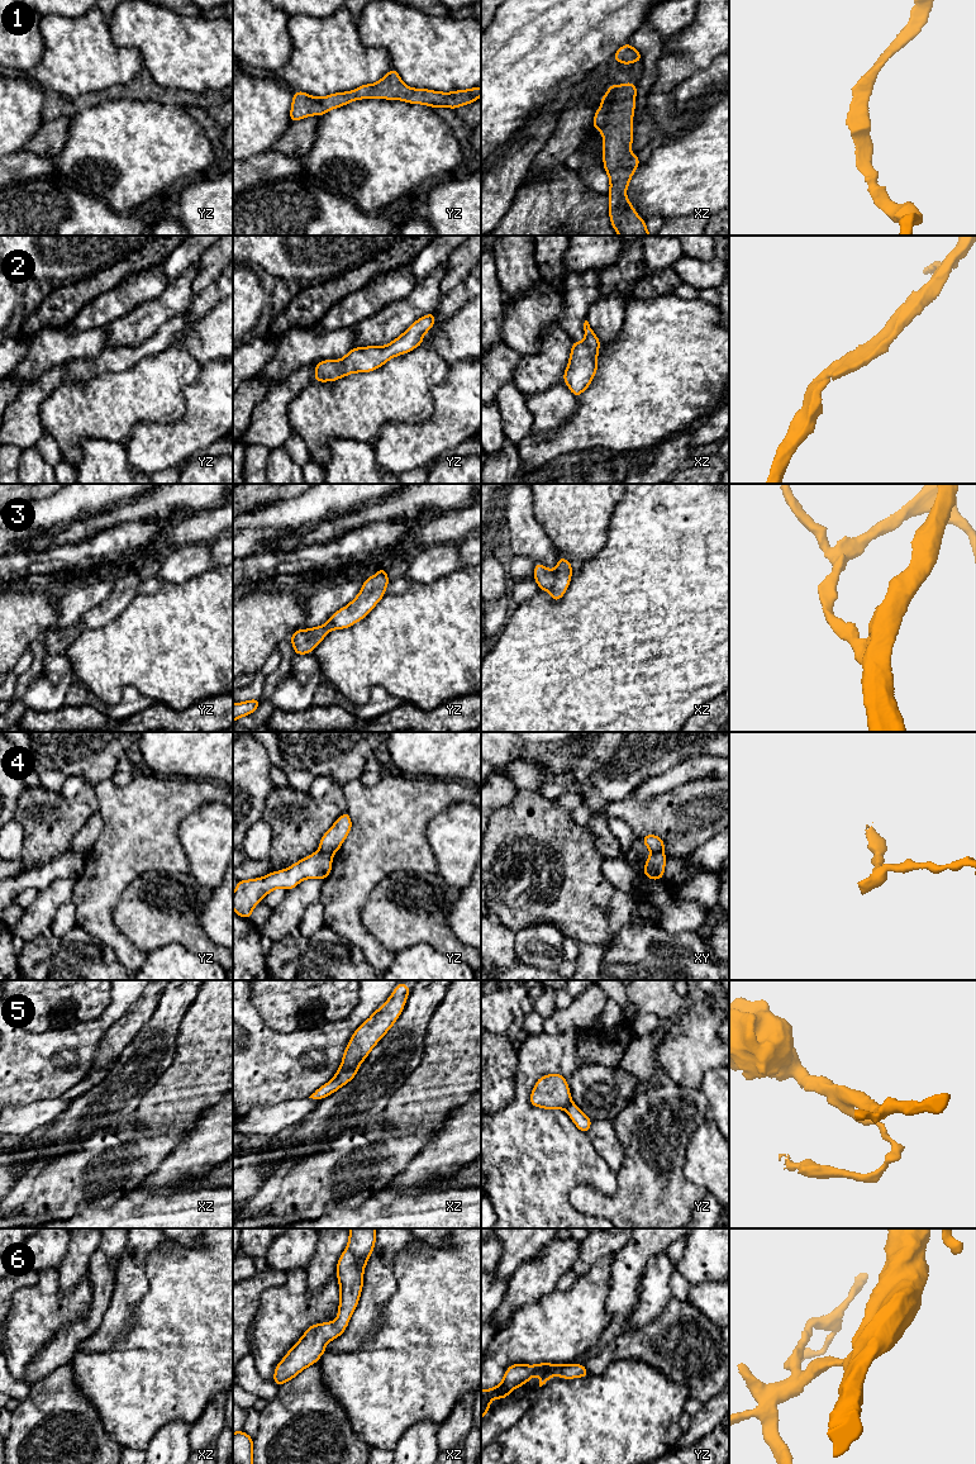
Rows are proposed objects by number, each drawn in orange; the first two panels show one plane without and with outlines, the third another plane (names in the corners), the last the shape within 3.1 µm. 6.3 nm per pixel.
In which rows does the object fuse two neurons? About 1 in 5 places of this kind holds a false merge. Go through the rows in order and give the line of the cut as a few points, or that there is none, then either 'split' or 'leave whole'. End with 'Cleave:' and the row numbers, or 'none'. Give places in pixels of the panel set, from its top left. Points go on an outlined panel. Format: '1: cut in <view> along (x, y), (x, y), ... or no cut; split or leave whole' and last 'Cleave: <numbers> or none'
1: no cut; leave whole
2: no cut; leave whole
3: no cut; leave whole
4: cut in yz along (319, 850), (332, 855); split
5: cut in xz along (356, 1068), (336, 1075); split
6: no cut; leave whole
Cleave: 4, 5

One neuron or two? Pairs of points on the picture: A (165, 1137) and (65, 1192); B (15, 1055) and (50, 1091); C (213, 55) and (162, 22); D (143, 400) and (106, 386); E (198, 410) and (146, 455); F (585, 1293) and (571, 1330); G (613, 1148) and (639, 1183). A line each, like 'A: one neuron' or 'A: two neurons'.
A: one neuron
B: one neuron
C: one neuron
D: one neuron
E: one neuron
F: one neuron
G: two neurons

